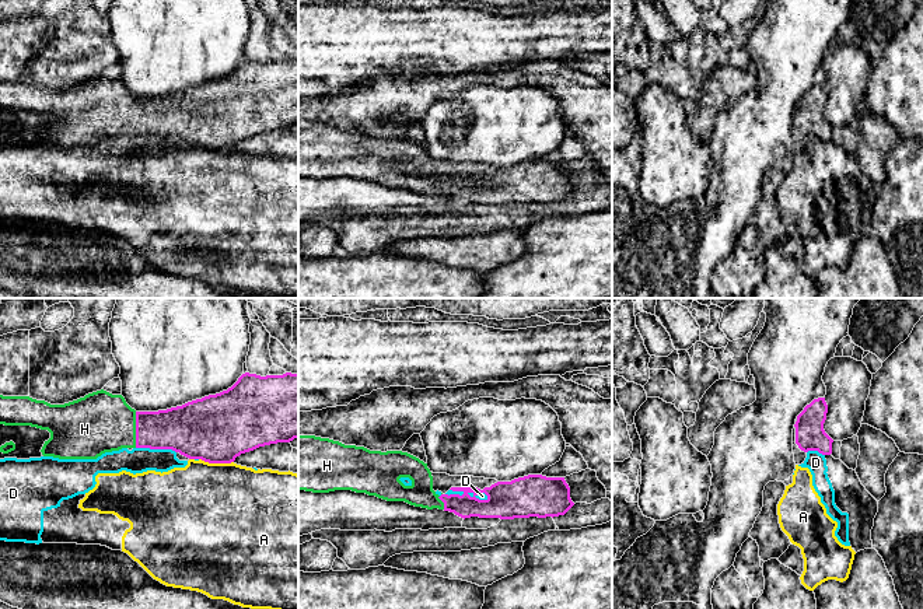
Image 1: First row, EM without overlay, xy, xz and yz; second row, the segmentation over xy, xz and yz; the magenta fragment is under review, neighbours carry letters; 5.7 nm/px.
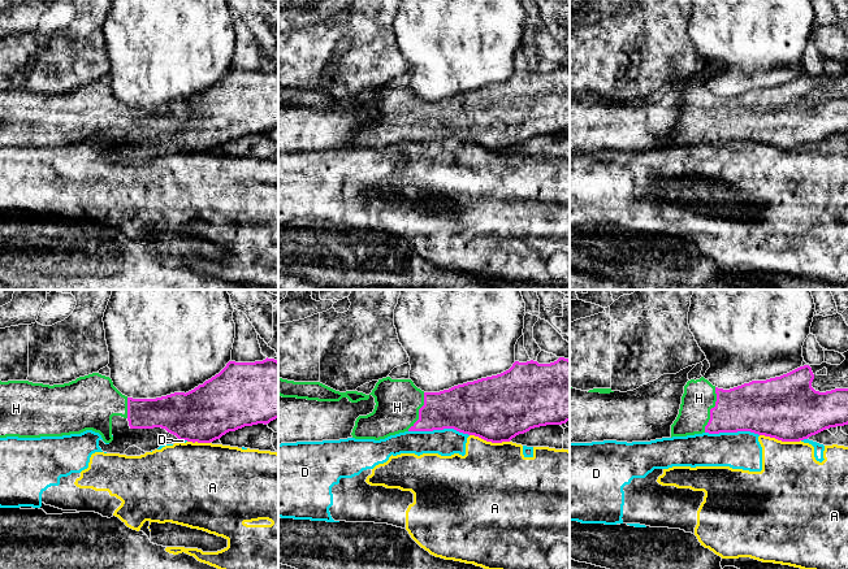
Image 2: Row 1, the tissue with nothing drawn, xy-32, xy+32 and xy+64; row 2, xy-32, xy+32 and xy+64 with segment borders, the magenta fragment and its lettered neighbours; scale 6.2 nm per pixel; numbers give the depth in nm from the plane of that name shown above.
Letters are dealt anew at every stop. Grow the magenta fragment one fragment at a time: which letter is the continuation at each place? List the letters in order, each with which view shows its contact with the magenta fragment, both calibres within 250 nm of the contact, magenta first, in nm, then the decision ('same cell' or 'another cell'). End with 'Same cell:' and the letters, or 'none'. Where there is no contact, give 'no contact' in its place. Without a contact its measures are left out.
A: contact in xy; calibres 400 and 500 nm; another cell
D: contact in xy; calibres 320 and 140 nm; another cell
H: contact in xy; calibres 260 and 340 nm; same cell
Same cell: H

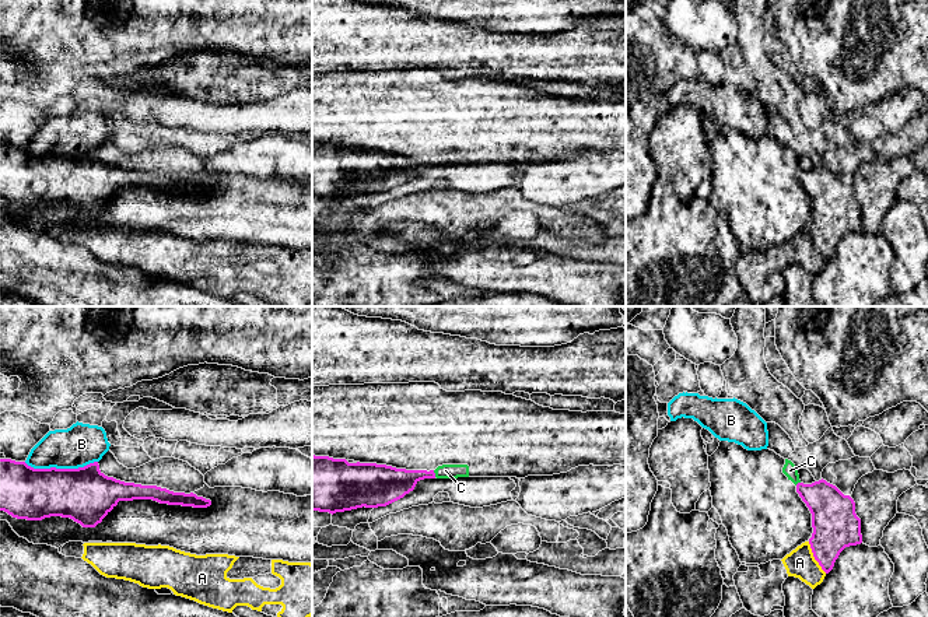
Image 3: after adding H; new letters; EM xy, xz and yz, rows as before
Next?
A: contact in yz; calibres 260 and 170 nm; another cell
B: contact in xy; calibres 320 and 240 nm; another cell
C: contact in xz; calibres 190 and 80 nm; another cell
Same cell: none

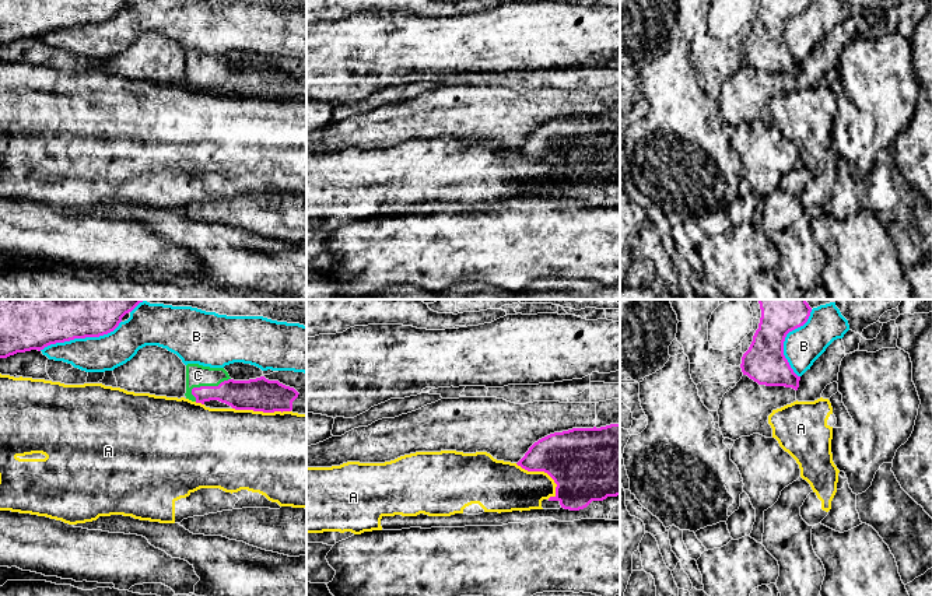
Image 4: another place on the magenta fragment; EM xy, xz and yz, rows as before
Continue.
A: contact in xz; calibres 400 and 280 nm; another cell
B: contact in xy; calibres 480 and 200 nm; another cell
C: contact in xy; calibres 180 and 130 nm; same cell
Same cell: C

